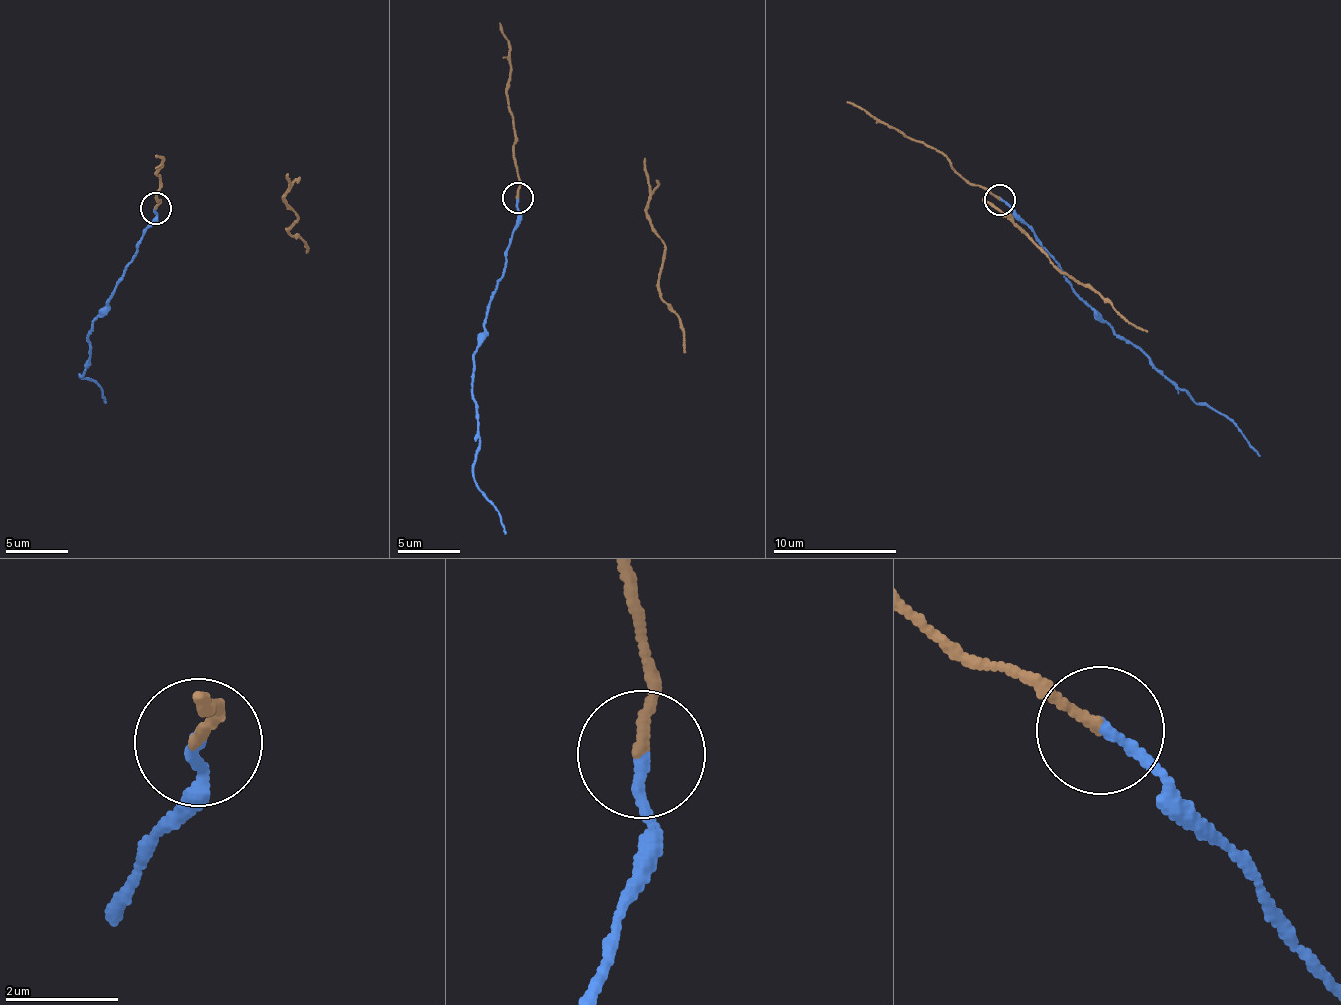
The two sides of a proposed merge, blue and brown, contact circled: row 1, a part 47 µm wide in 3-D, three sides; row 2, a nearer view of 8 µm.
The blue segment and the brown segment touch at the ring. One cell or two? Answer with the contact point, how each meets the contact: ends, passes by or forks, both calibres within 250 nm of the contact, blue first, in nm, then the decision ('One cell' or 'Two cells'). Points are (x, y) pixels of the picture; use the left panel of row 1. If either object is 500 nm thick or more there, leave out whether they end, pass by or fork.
Place: (155, 208). At the ring blue ends. At the ring brown ends. Thickness 200 nm (blue) against 200 nm. One cell

